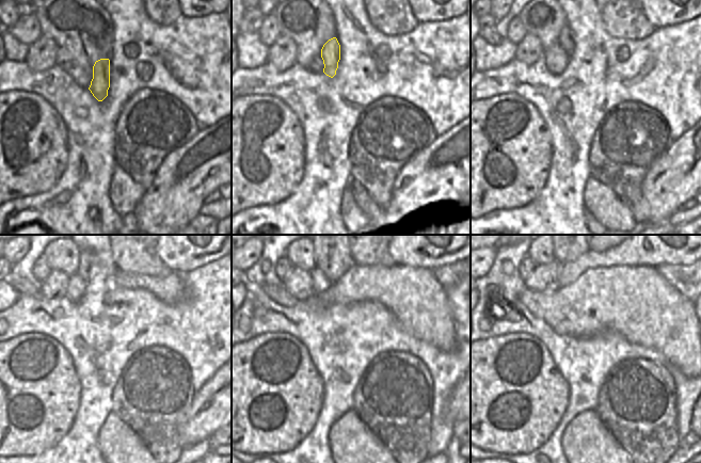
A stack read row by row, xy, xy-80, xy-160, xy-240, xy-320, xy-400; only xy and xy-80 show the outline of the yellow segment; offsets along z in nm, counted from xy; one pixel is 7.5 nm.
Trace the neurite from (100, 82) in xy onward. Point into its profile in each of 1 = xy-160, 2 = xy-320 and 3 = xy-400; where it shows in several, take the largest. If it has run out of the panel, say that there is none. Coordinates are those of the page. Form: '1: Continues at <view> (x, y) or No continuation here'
1: Continues at xy-160 (564, 40)
2: Continues at xy-320 (333, 256)
3: Continues at xy-400 (562, 256).

